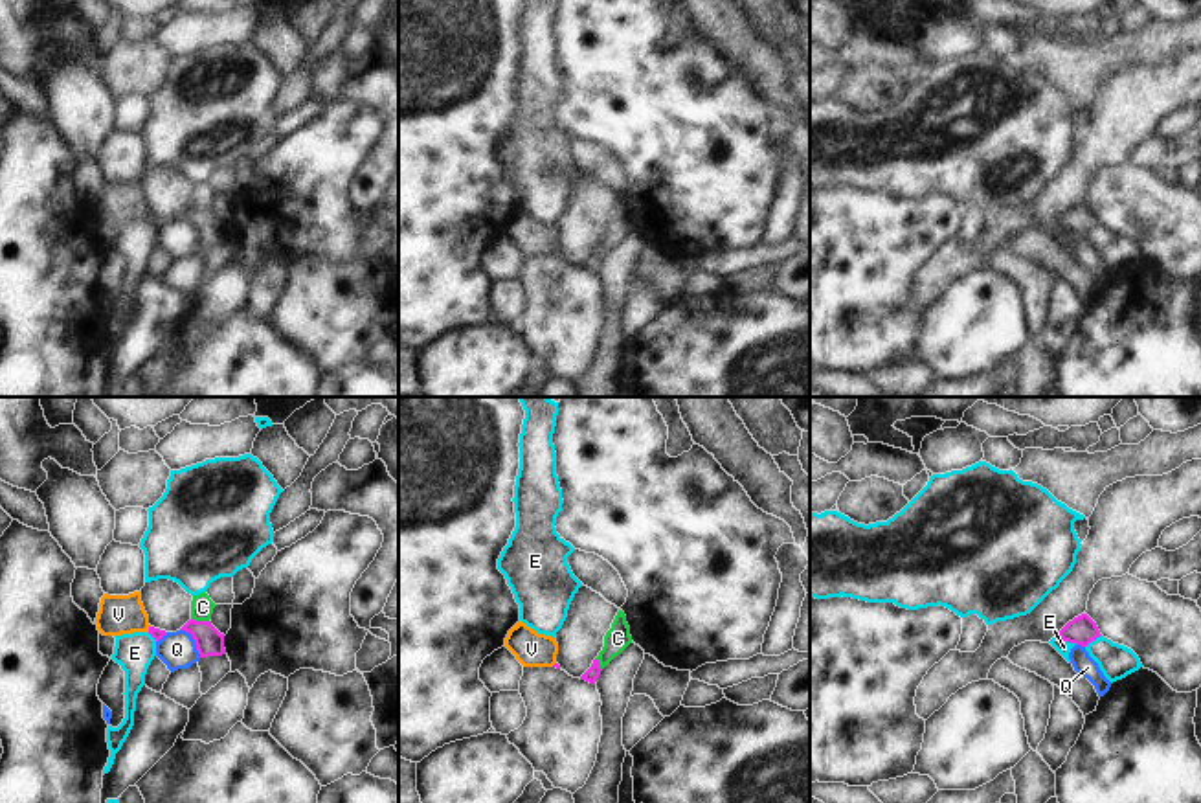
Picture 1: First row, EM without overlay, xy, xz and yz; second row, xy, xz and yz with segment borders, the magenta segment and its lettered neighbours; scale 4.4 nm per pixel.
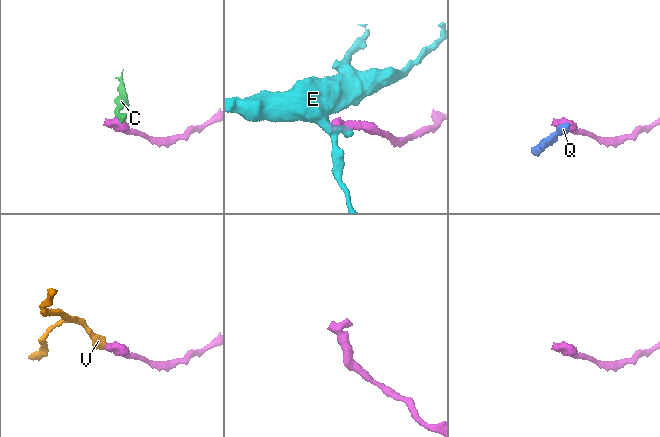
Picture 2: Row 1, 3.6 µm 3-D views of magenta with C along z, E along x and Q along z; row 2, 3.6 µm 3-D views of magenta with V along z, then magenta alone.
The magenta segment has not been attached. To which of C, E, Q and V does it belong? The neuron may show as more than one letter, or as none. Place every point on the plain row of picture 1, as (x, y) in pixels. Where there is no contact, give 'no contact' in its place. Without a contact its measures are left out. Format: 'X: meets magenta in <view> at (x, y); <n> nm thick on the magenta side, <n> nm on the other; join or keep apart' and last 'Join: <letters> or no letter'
C: meets magenta in xy at (201, 210); 120 nm thick on the magenta side, 100 nm on the other; keep apart
E: meets magenta in yz at (1067, 228); 120 nm thick on the magenta side, 60 nm on the other; keep apart
Q: meets magenta in xy at (195, 230); 120 nm thick on the magenta side, 160 nm on the other; keep apart
V: meets magenta in xy at (149, 217); 50 nm thick on the magenta side, 180 nm on the other; join
Join: V

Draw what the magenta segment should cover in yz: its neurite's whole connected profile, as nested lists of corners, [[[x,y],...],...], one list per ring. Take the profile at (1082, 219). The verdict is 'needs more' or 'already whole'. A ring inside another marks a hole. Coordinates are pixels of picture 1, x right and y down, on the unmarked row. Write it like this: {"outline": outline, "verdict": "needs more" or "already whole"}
{"outline": [[[1082,202],[1069,209],[1058,222],[1063,230],[1076,232],[1087,235],[1091,230],[1100,226],[1100,219],[1096,211],[1087,204]]], "verdict": "already whole"}

